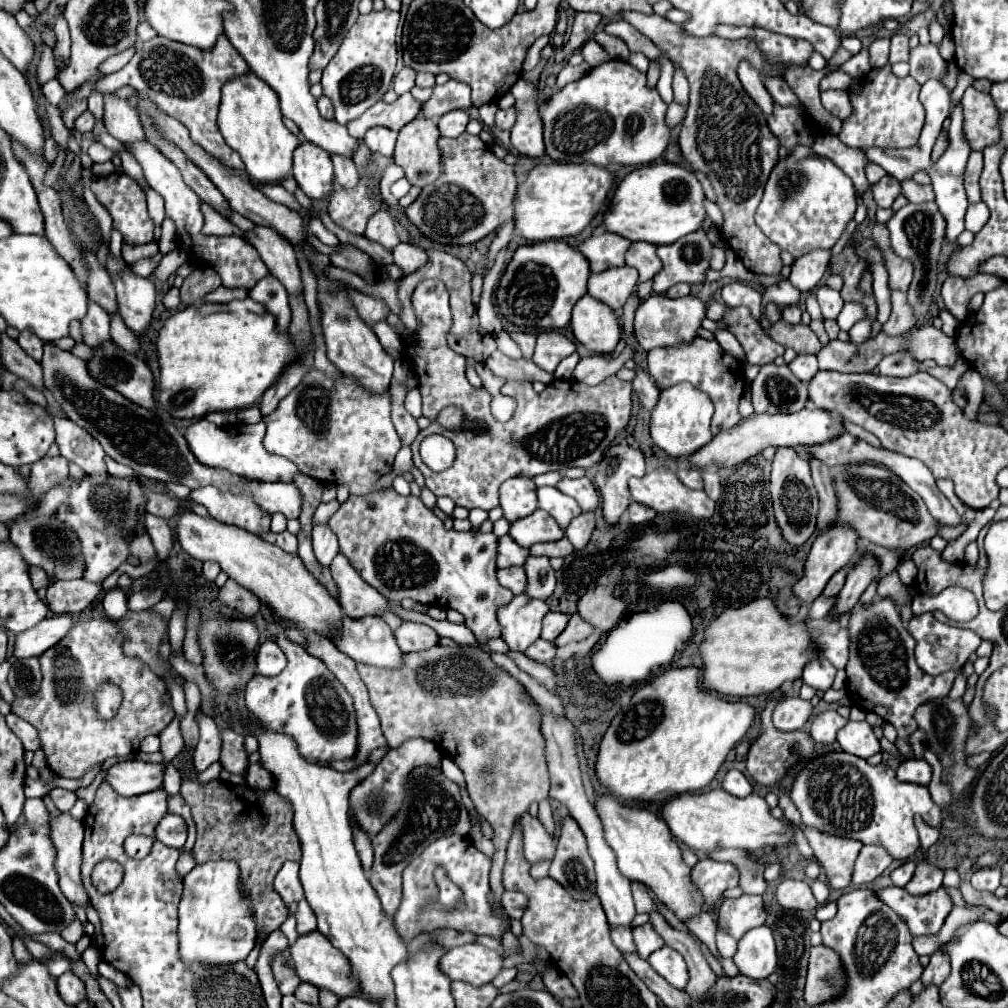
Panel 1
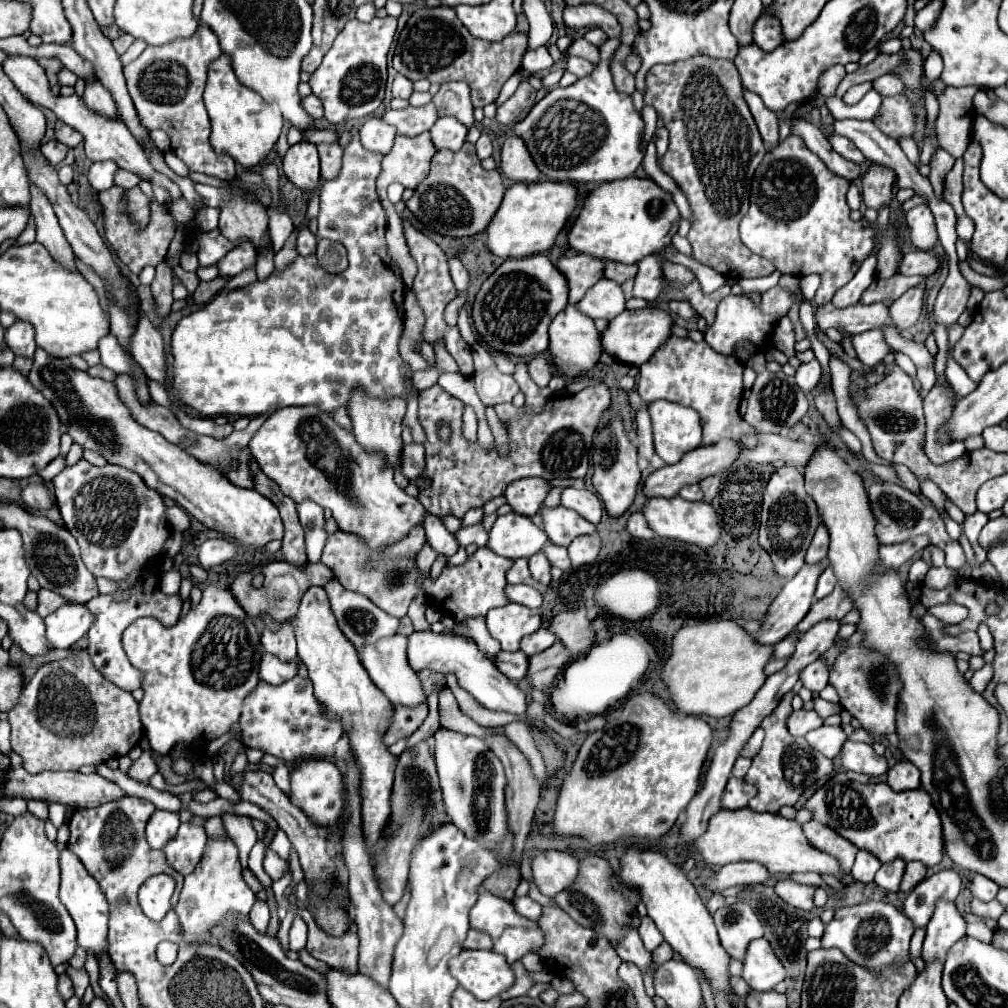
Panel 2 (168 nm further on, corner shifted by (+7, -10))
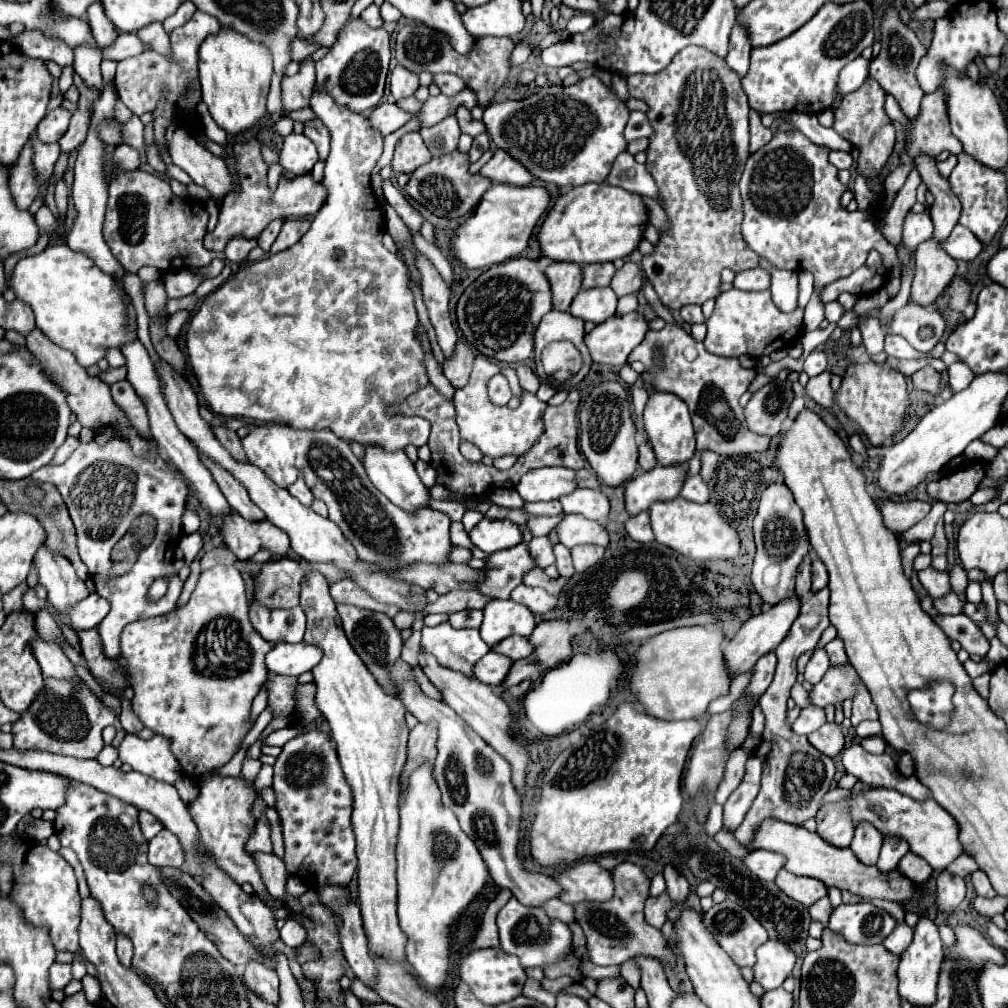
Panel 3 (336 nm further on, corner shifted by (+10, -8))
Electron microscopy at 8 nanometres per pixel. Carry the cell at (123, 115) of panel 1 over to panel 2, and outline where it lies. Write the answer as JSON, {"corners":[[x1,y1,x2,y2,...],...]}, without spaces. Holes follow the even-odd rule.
{"corners":[[98,79,86,83,82,99,90,109,98,111,100,115,116,117,116,103,114,103,110,91,106,91,106,87,102,87,102,83]]}

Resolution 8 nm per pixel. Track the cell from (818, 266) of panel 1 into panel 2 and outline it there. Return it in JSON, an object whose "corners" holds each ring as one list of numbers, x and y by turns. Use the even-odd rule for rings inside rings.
{"corners":[[782,287,766,291,760,303,754,303,748,295,728,295,726,299,720,301,716,321,710,329,706,329,704,339,720,355,734,355,738,345,744,341,754,343,754,347,762,347,762,343,770,343,774,325,788,313,790,307,792,307,792,295]]}

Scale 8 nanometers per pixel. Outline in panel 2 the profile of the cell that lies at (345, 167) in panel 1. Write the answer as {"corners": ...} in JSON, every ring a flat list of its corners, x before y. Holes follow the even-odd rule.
{"corners":[[318,143,320,153,320,177,334,179,342,167,342,147,338,143]]}

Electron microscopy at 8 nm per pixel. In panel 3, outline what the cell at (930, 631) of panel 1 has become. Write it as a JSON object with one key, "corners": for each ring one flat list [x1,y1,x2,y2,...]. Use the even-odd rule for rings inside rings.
{"corners":[[959,613,959,615,937,615,937,617,933,617,933,621,943,629,943,633,947,633,947,637,951,641,959,641,961,647,969,655,973,655,973,653,981,655,981,657,987,655,987,651,989,651,987,637,979,629,979,625,973,623,969,617,965,617,963,613]]}

